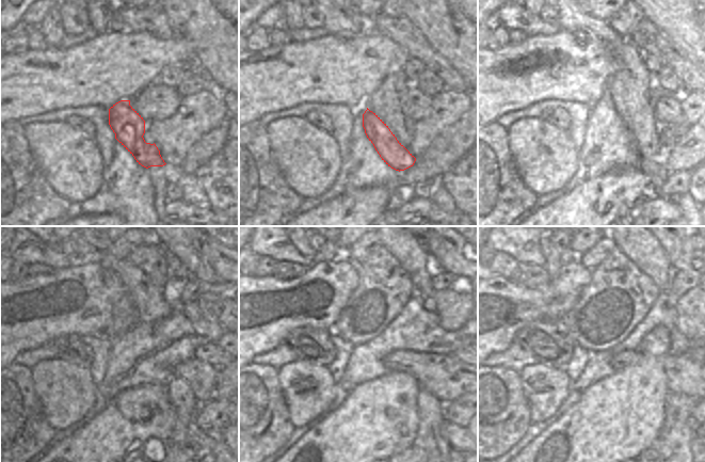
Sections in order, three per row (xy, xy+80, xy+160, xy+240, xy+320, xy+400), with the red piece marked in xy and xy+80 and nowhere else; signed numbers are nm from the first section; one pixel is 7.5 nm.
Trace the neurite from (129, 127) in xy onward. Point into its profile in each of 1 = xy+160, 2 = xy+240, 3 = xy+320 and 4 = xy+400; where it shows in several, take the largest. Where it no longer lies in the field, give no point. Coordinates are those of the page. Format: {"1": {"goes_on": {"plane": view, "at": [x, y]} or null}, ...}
{"1": {"goes_on": {"plane": "xy+160", "at": [657, 173]}}, "2": {"goes_on": {"plane": "xy+240", "at": [207, 440]}}, "3": {"goes_on": {"plane": "xy+320", "at": [455, 435]}}, "4": {"goes_on": {"plane": "xy+400", "at": [694, 426]}}}

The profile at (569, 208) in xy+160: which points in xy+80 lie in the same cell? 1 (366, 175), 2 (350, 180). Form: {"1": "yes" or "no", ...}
{"1": "no", "2": "no"}

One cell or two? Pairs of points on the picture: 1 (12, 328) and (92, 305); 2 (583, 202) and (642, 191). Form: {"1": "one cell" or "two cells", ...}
{"1": "one cell", "2": "one cell"}

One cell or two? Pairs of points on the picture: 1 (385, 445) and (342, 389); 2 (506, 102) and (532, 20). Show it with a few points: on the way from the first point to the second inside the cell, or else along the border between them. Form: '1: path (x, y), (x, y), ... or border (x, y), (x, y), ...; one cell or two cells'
1: border (367, 381), (357, 384), (335, 409), (331, 410); two cells
2: border (553, 33), (527, 36); two cells

